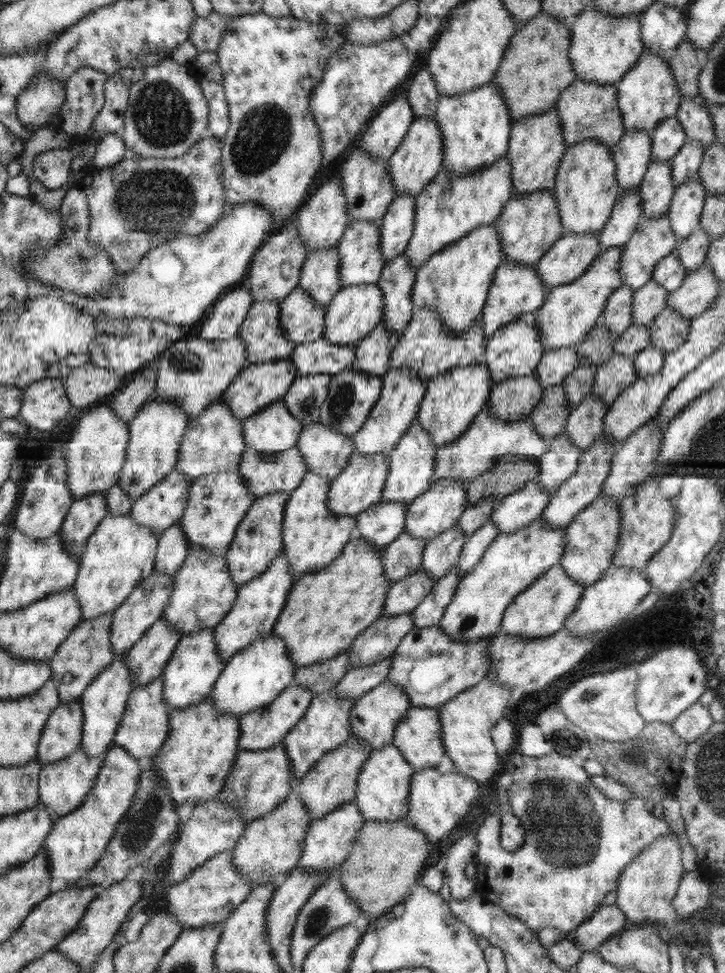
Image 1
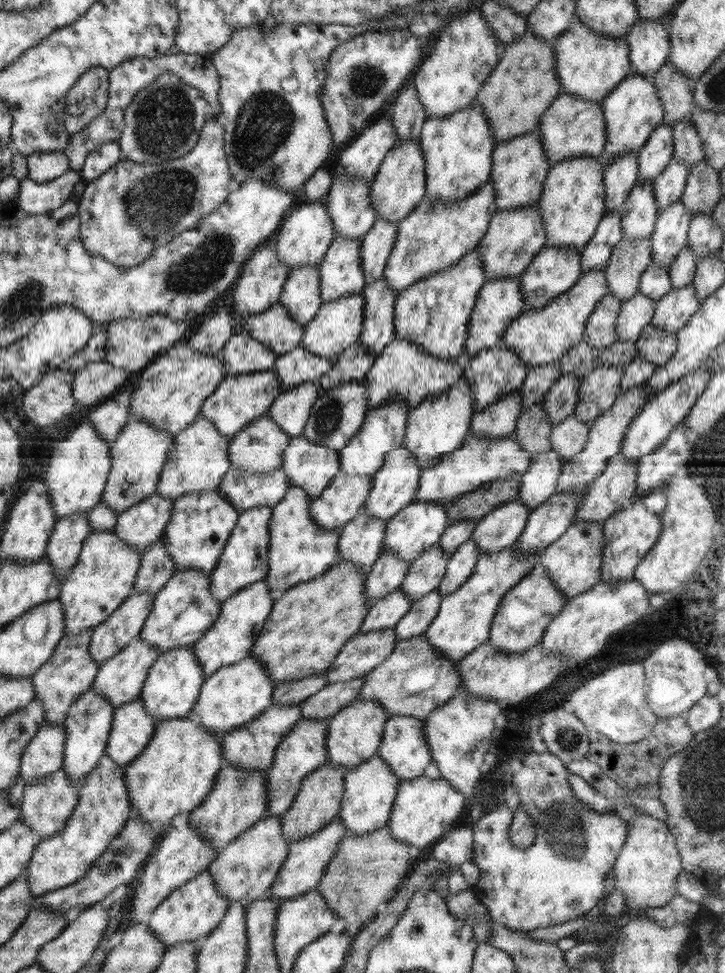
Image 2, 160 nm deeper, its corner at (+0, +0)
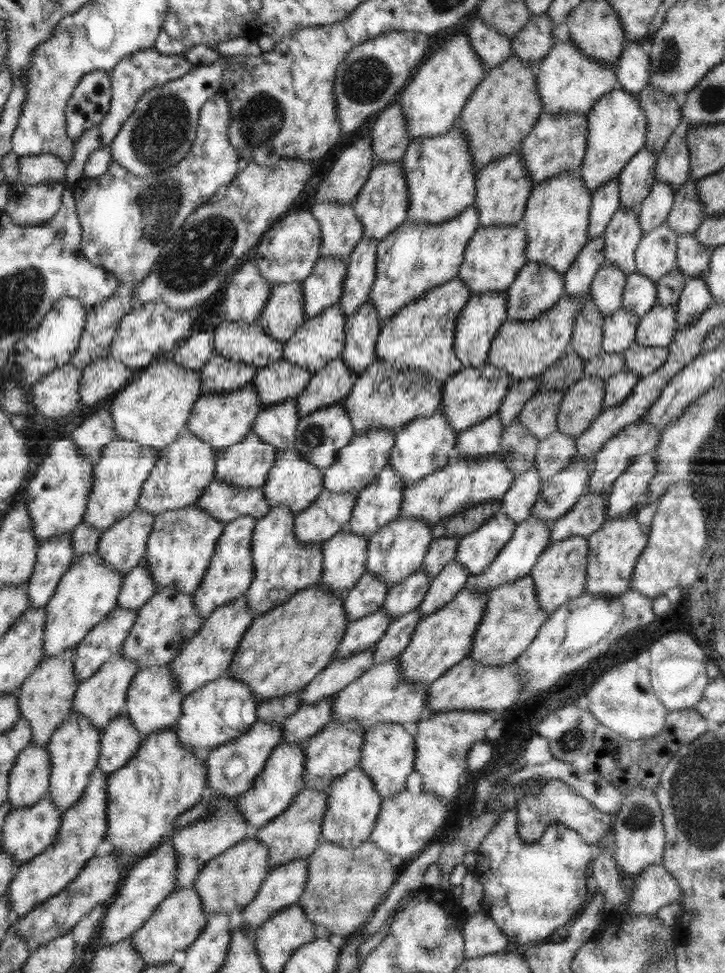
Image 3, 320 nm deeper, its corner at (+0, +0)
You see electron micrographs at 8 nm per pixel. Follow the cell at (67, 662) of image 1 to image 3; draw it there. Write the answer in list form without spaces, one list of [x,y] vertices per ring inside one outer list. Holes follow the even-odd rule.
[[[76,646],[58,653],[56,656],[46,656],[32,674],[26,677],[17,690],[17,705],[21,716],[28,721],[32,729],[31,744],[43,746],[48,744],[54,731],[71,715],[73,696],[80,680],[73,672]]]

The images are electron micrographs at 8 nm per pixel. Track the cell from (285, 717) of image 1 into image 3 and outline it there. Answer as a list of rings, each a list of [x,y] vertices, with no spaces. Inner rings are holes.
[[[259,719],[238,738],[211,749],[204,760],[207,768],[208,793],[213,791],[215,794],[223,794],[227,798],[235,799],[244,791],[251,790],[255,776],[260,774],[272,749],[282,740],[281,724]]]

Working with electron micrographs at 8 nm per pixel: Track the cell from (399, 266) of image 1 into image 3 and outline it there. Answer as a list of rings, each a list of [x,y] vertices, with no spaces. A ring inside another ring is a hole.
[[[371,300],[364,302],[354,314],[349,315],[346,319],[344,352],[341,358],[344,364],[346,364],[346,367],[350,370],[354,370],[357,376],[376,361],[376,341],[381,326],[382,322],[380,322],[380,319],[377,317],[377,310],[371,303]]]

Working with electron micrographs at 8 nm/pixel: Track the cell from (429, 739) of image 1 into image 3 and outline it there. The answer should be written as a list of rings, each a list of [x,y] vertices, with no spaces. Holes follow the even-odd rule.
[[[378,723],[364,733],[358,766],[372,779],[377,793],[386,798],[406,790],[406,778],[414,772],[415,756],[414,737],[402,727],[402,724]]]

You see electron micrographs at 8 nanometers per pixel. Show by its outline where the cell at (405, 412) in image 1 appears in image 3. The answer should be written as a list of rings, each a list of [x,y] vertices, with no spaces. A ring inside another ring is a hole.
[[[374,429],[356,435],[336,455],[336,460],[322,471],[324,489],[332,493],[357,494],[388,464],[389,452],[395,443],[395,432],[388,429]]]

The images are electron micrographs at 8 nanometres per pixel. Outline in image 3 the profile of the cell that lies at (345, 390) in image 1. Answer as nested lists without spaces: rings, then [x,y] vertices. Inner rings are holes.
[[[341,402],[325,406],[302,417],[295,437],[295,447],[299,449],[300,456],[323,471],[336,460],[337,452],[344,448],[355,435],[352,419],[348,417],[348,411],[344,409]]]

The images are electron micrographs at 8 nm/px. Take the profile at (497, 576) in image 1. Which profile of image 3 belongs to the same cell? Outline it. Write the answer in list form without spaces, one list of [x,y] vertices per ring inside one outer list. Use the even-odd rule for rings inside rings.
[[[464,586],[450,602],[418,621],[408,646],[399,654],[399,666],[405,680],[429,685],[467,656],[485,611],[488,592],[490,590]]]

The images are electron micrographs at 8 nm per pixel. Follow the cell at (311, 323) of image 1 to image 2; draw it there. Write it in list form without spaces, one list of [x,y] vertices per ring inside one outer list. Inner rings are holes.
[[[282,302],[273,304],[261,313],[245,313],[240,322],[243,322],[249,336],[261,342],[274,355],[284,355],[301,346],[305,326],[289,316],[289,310]]]

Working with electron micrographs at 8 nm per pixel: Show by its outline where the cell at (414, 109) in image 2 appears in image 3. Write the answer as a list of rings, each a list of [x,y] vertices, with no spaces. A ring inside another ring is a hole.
[[[397,102],[380,112],[370,138],[372,153],[376,159],[374,166],[379,162],[394,163],[404,157],[410,138],[403,110]]]

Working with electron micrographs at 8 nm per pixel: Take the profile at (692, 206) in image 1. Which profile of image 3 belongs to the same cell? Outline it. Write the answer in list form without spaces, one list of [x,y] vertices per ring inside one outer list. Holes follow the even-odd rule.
[[[667,222],[647,232],[635,252],[636,272],[656,282],[676,269],[677,236]]]

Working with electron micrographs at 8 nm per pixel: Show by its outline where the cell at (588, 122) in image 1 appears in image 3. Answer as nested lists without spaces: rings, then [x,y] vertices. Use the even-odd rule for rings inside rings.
[[[540,113],[532,130],[521,140],[518,150],[534,187],[563,172],[579,170],[586,156],[587,124],[586,114]]]

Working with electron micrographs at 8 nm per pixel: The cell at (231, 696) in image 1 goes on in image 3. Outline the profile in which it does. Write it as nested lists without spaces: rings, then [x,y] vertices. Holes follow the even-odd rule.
[[[227,672],[220,676],[220,678],[207,682],[198,690],[185,696],[181,703],[182,710],[180,718],[177,718],[176,724],[172,729],[176,730],[175,733],[177,734],[179,743],[185,746],[185,748],[193,750],[200,760],[205,760],[208,754],[210,754],[211,749],[214,749],[216,746],[222,746],[228,741],[238,738],[259,720],[257,715],[258,702],[255,700],[255,696],[253,696],[249,686],[241,680],[232,678]],[[228,698],[240,698],[242,704],[244,704],[244,710],[248,712],[246,714],[248,718],[244,716],[244,724],[238,730],[232,730],[222,720],[222,710],[224,710]]]

